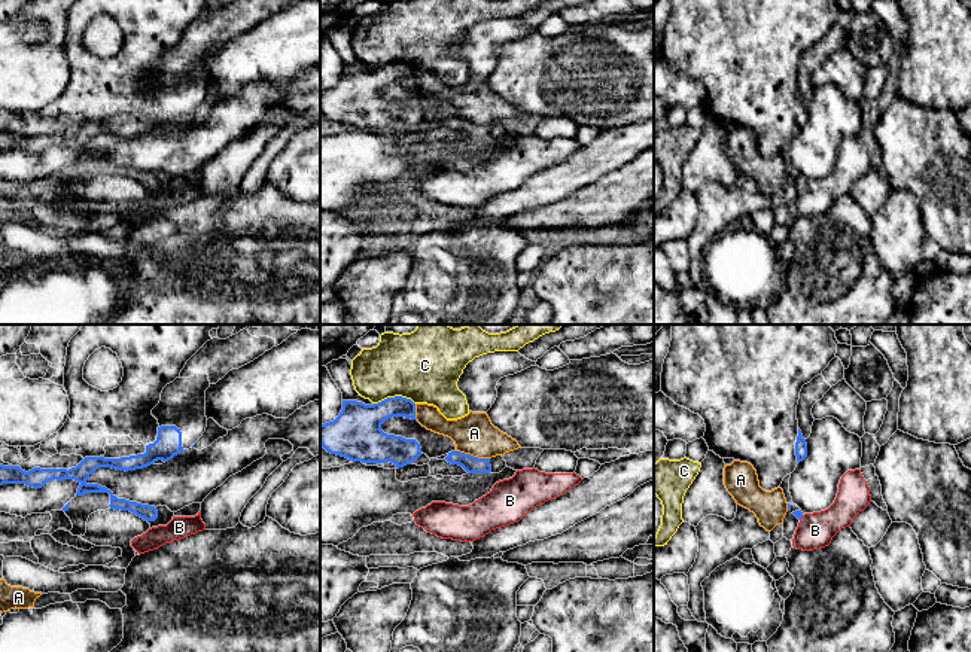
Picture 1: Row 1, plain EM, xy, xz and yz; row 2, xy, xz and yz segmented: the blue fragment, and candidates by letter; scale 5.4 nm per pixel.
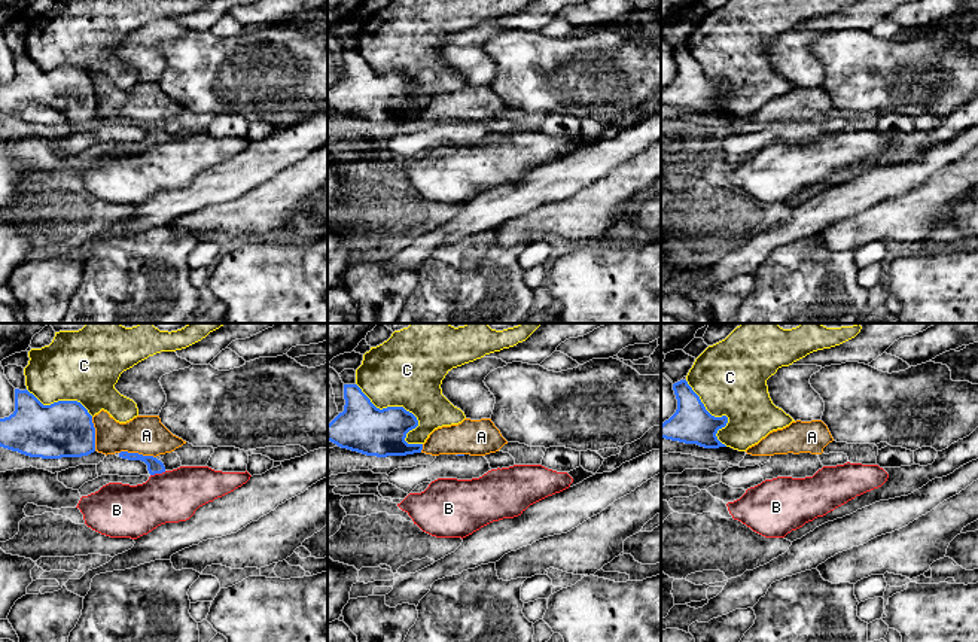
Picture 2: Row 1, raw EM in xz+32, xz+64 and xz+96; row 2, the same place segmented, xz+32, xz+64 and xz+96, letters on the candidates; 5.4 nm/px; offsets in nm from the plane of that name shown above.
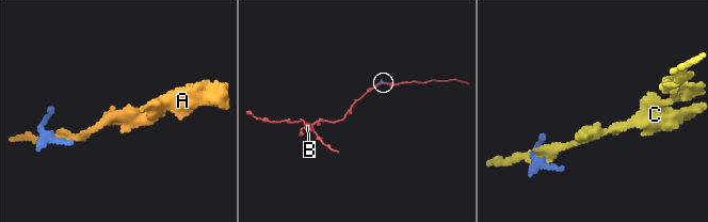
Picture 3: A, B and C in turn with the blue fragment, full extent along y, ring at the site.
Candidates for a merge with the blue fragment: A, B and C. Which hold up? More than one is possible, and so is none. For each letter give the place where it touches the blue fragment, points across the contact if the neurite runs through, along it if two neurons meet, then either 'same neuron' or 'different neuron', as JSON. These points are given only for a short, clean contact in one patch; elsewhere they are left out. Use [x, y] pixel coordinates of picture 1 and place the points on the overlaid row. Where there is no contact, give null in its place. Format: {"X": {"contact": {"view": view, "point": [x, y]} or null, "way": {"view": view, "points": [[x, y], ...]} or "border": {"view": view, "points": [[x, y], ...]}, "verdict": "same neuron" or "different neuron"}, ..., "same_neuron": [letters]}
{"A": {"contact": {"view": "xz", "point": [472, 456]}, "verdict": "different neuron"}, "B": {"contact": {"view": "yz", "point": [801, 517]}, "border": {"view": "yz", "points": [[803, 515], [800, 520]]}, "verdict": "different neuron"}, "C": {"contact": {"view": "xz", "point": [395, 396]}, "verdict": "different neuron"}, "same_neuron": []}

